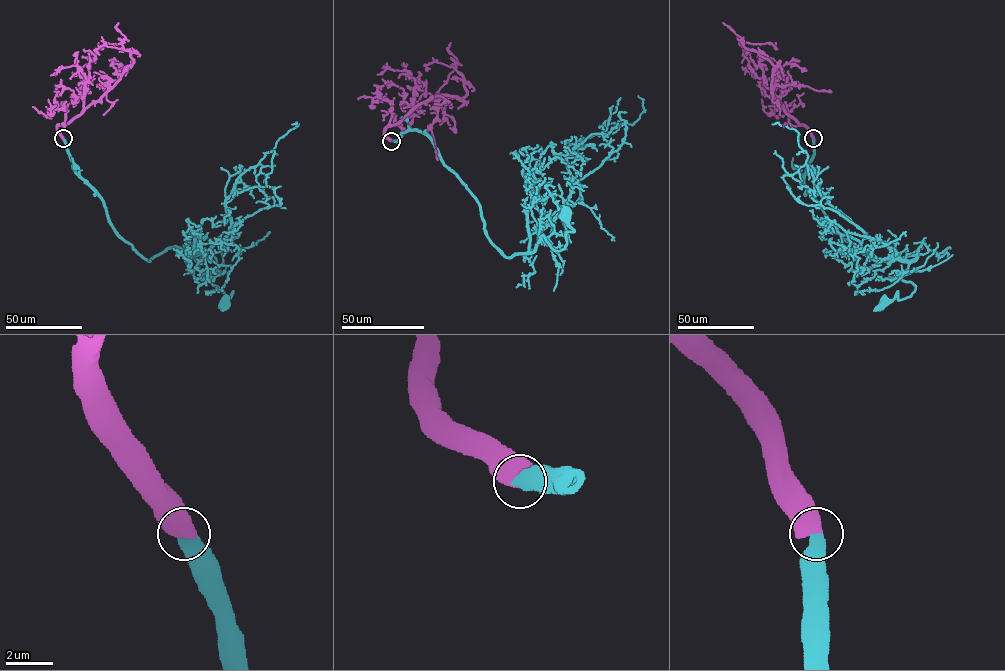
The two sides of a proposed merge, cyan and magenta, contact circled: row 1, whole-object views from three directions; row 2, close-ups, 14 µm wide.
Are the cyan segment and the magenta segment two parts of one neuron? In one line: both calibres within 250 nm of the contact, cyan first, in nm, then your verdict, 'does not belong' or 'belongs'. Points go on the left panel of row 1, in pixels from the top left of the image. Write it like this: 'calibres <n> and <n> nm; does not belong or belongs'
calibres 550 and 700 nm; belongs

